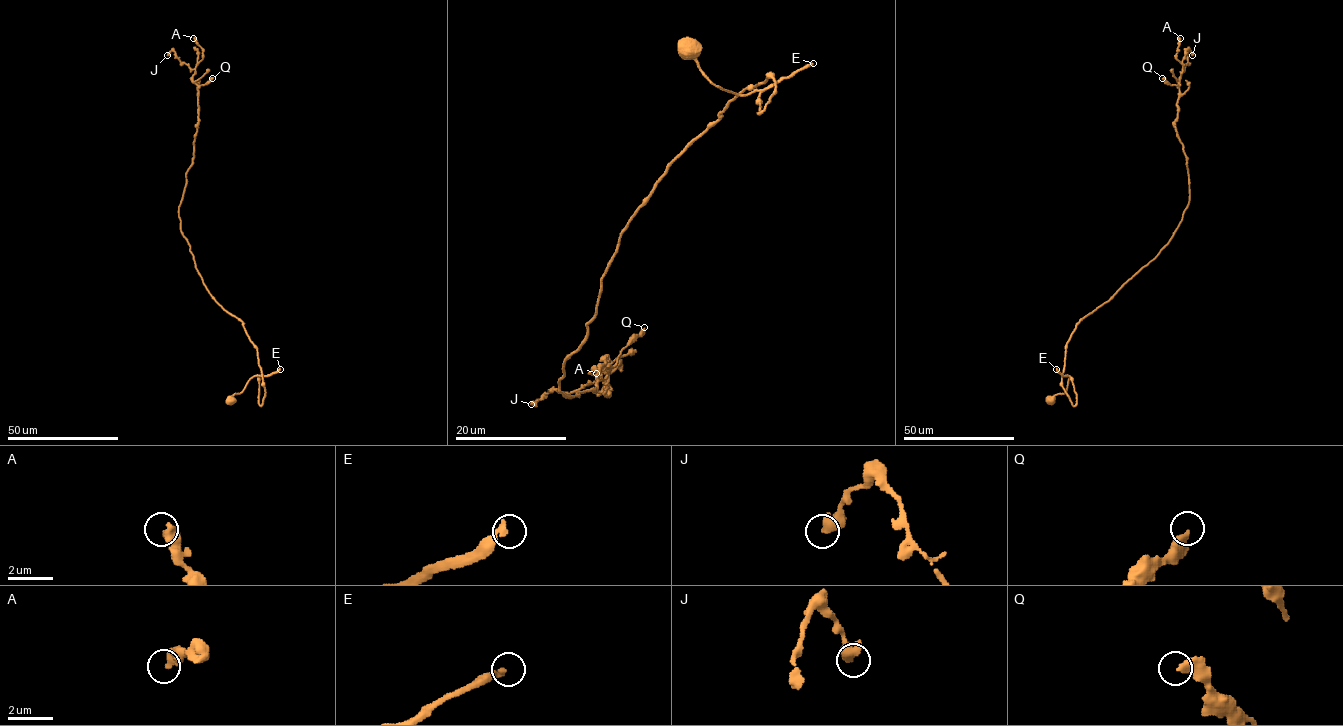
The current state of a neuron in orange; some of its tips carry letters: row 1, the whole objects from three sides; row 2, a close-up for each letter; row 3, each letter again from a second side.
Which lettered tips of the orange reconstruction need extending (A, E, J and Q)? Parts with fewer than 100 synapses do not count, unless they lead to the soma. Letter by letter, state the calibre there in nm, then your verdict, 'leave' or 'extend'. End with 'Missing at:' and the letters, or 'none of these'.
A: 500 nm | leave
E: 300 nm | extend
J: 340 nm | leave
Q: 360 nm | leave
Missing at: E

